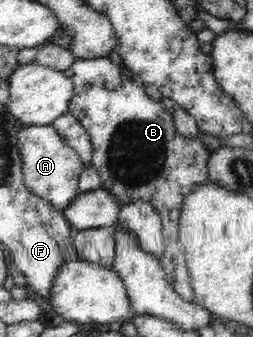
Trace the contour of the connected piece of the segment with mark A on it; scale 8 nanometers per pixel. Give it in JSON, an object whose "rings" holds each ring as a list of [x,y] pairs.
{"rings":[[[23,125],[17,131],[17,147],[23,160],[24,185],[34,195],[48,201],[57,211],[64,212],[80,195],[78,182],[85,165],[77,152],[67,145],[53,125]]]}

